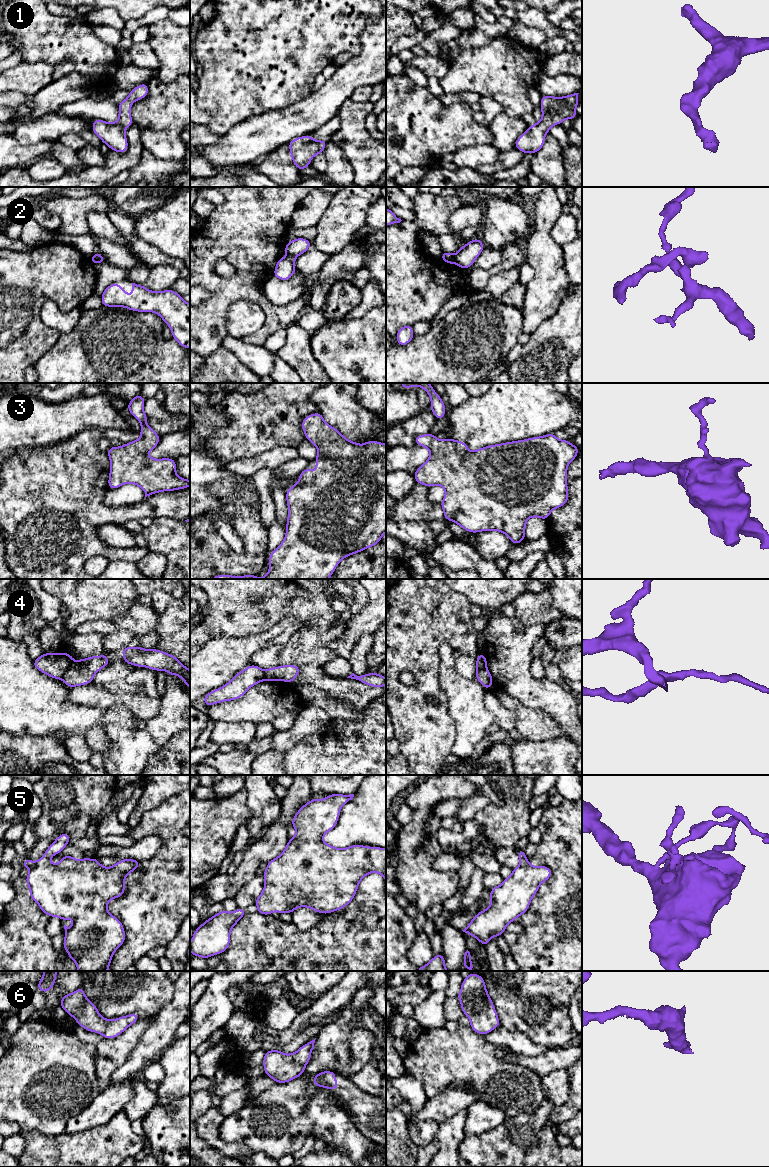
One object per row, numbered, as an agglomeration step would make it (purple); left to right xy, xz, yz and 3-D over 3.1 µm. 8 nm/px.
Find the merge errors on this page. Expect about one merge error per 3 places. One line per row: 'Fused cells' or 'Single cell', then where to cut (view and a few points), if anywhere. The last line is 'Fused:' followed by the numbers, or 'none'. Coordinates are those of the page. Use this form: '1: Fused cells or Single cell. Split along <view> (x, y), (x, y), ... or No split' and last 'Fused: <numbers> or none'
1: Single cell. No split
2: Fused cells. Split along xz (287, 254), (295, 257)
3: Single cell. No split
4: Fused cells. Split along xy (73, 663), (59, 678)
5: Single cell. No split
6: Single cell. No split
Fused: 2, 4

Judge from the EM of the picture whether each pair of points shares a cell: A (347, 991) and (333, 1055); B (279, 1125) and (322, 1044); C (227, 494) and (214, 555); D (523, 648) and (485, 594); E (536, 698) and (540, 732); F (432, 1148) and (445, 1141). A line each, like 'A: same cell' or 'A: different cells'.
A: different cells
B: same cell
C: same cell
D: different cells
E: different cells
F: different cells

